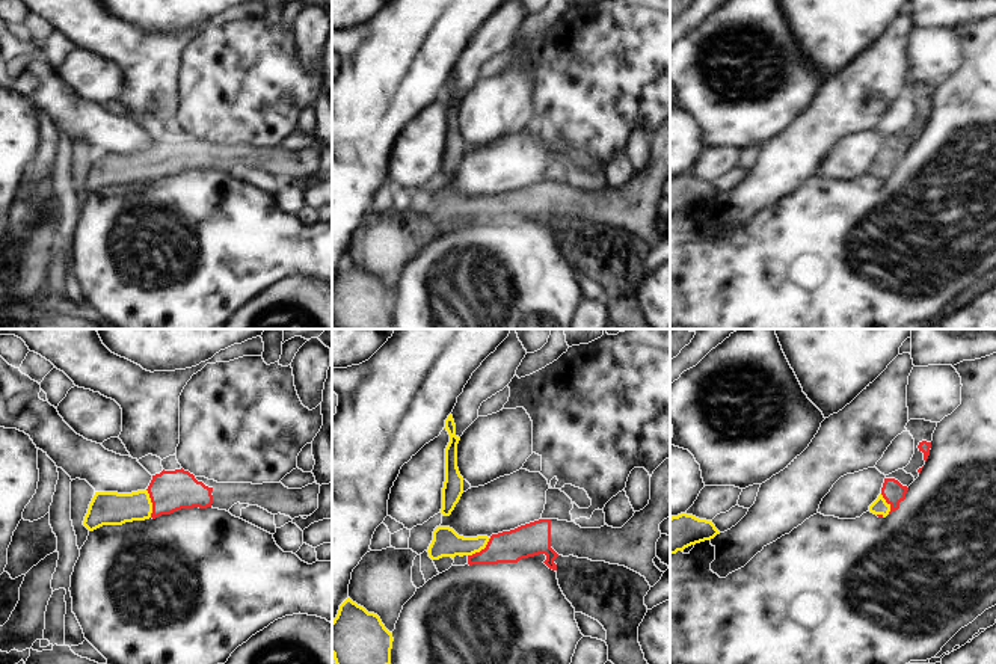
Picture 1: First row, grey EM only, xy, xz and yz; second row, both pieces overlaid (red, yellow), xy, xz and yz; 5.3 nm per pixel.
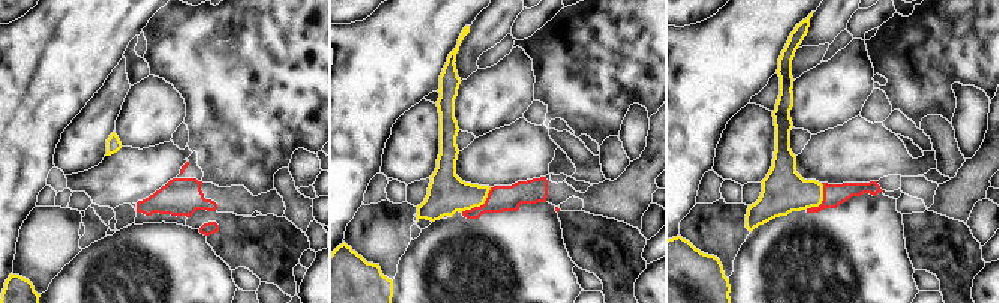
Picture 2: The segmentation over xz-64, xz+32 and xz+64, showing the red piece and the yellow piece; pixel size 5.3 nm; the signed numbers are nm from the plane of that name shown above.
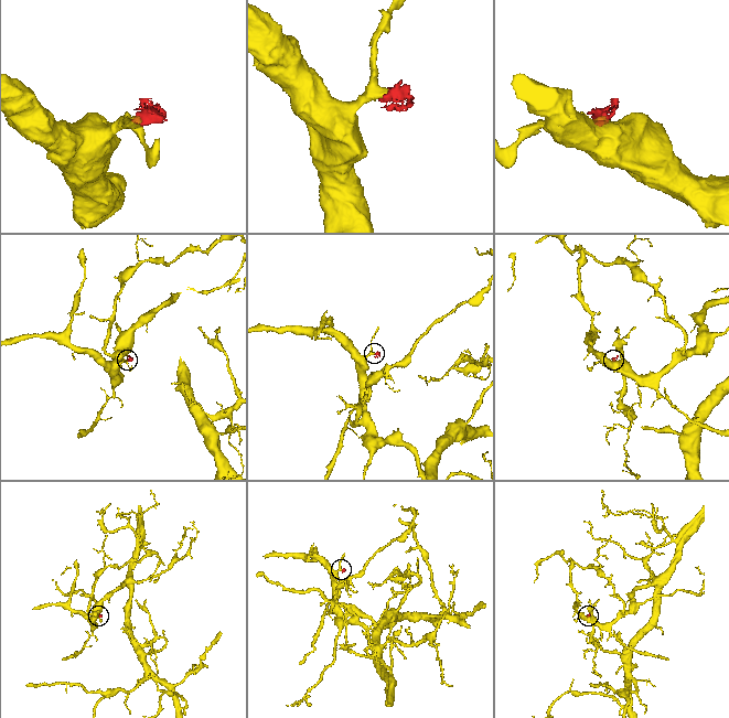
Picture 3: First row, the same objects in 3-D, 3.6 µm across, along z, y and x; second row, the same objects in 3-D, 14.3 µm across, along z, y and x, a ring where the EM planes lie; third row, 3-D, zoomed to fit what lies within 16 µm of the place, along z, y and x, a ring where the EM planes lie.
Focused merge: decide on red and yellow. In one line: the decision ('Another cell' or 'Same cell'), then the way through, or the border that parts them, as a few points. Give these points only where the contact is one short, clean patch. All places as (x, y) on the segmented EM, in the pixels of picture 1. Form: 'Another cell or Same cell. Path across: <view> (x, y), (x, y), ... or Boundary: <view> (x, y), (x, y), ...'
Same cell. Path across: xy (169, 491), (151, 501), (130, 507), (106, 507)

